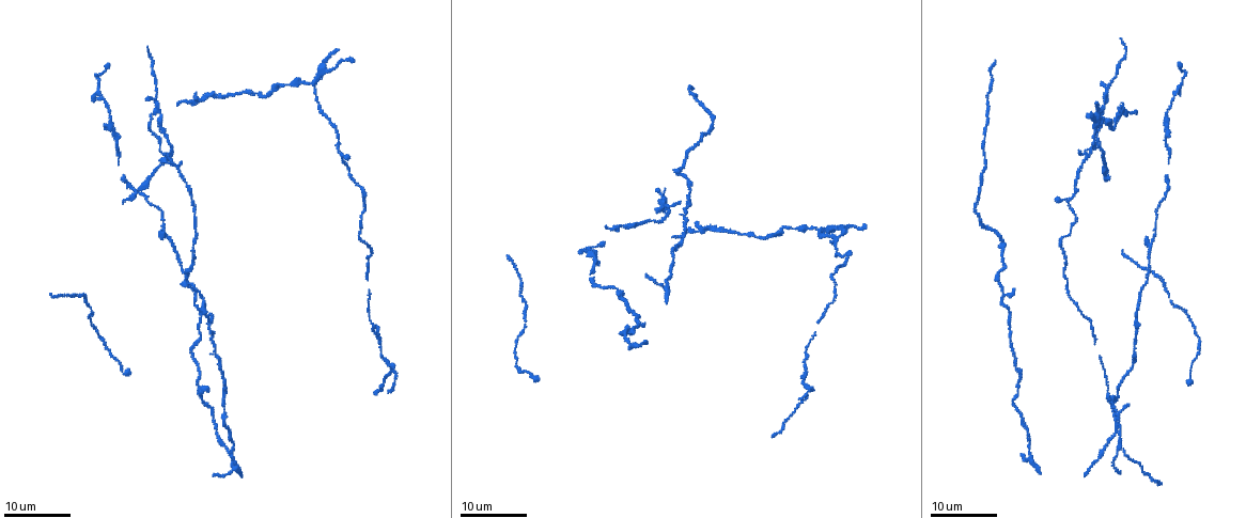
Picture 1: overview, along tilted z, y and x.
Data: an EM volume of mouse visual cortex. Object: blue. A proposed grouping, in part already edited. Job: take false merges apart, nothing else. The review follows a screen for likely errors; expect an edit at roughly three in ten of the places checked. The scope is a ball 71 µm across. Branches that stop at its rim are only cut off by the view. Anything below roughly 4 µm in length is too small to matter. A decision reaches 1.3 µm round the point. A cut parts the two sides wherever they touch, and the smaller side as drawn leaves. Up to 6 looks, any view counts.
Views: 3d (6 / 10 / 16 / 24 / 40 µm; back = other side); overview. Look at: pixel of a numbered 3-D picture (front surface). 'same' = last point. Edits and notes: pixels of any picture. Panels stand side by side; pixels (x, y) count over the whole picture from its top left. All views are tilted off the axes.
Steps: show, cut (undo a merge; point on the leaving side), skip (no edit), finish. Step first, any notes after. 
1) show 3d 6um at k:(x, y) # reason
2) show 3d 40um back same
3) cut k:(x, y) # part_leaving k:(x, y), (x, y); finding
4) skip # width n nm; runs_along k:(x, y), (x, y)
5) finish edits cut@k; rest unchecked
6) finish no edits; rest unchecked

show 3d 24um at 1:(1102, 106)

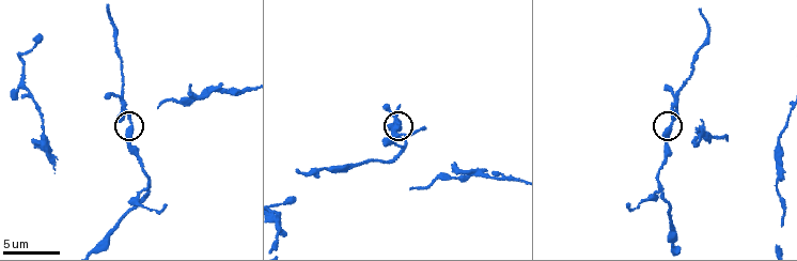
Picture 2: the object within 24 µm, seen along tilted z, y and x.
show 3d 6um at 2:(132, 124)

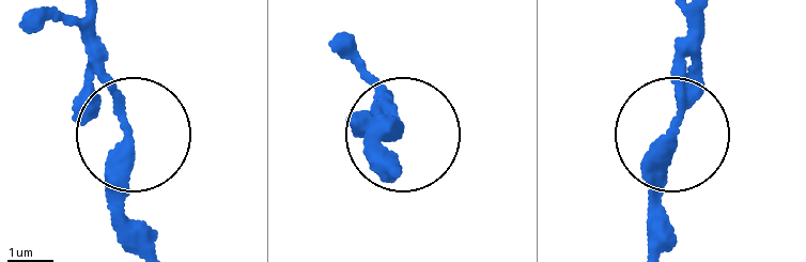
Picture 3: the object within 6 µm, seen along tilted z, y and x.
skip # one neuron here

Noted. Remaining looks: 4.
show 3d 24um at 1:(315, 84) # three-way junction

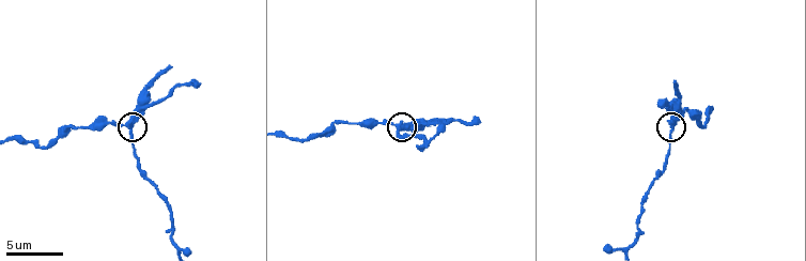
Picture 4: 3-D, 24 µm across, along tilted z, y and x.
show 3d 10um at 4:(130, 127) # zoom in

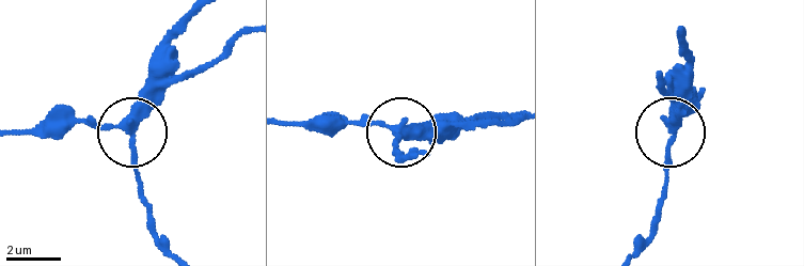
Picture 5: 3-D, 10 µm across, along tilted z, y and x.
cut 5:(169, 80) # side_arm 8 um; part_leaving 5:(138, 113), (110, 122), (45, 121), (18, 130); two neurons meet here

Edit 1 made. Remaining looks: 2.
show 3d 6um at 2:(401, 147)

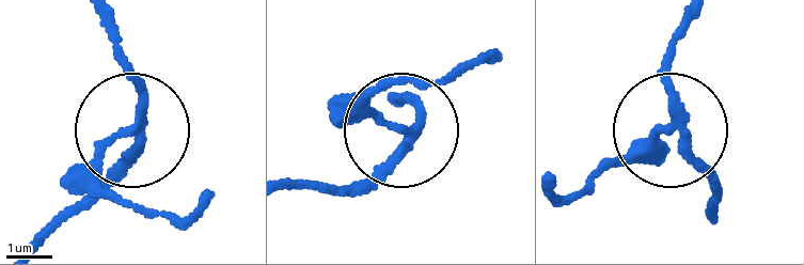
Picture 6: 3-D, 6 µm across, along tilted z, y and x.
cut 6:(101, 164) # arms 3; part_leaving 6:(135, 112), (104, 161), (109, 189), (170, 218), (206, 189); two neurons meet here

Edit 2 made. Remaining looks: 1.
finish edits cut@5, cut@6; rest unchecked

